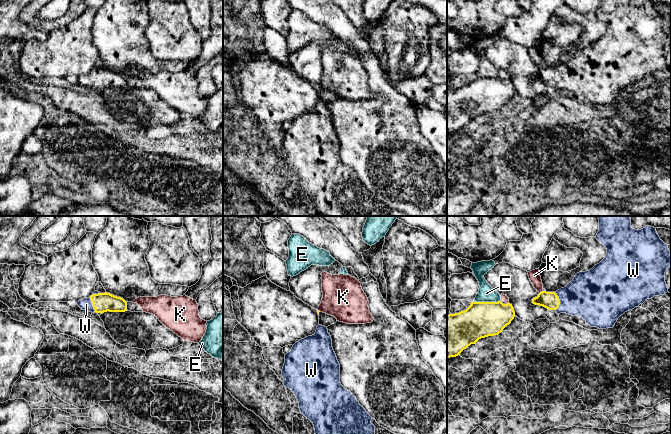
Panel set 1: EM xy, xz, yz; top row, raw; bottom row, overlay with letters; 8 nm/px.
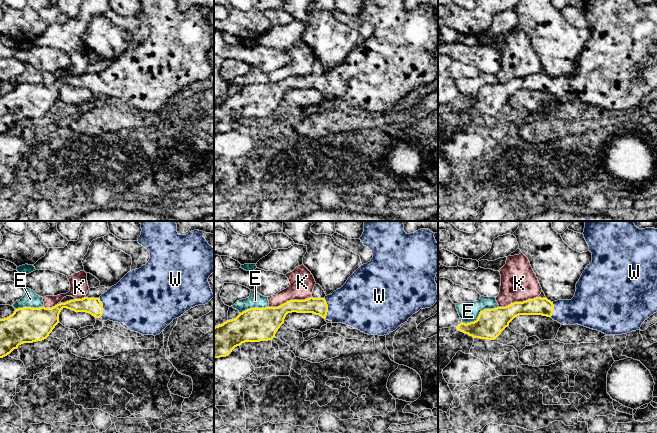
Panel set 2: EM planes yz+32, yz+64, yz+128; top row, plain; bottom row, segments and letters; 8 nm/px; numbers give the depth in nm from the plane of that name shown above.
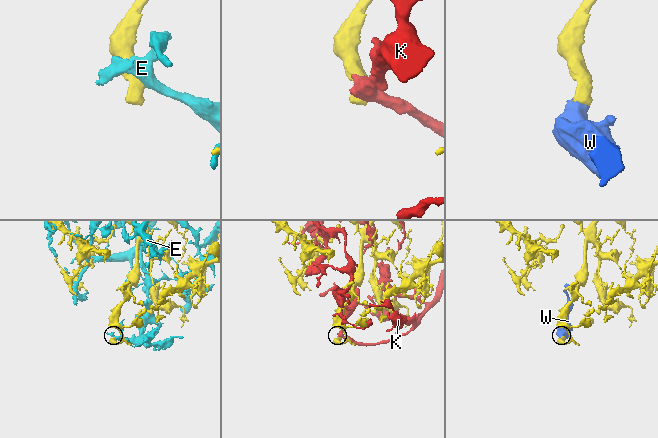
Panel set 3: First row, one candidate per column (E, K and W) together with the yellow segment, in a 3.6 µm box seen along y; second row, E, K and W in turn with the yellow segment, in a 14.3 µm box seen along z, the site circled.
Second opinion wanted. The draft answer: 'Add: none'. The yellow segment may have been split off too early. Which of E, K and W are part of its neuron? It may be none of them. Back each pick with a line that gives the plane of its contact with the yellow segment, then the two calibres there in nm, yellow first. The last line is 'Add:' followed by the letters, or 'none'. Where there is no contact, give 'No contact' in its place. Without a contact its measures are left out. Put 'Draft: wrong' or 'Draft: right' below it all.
W: Touches yellow in yz. Thickness 140 nm (yellow) against 360 nm
Add: W
Draft: wrong

